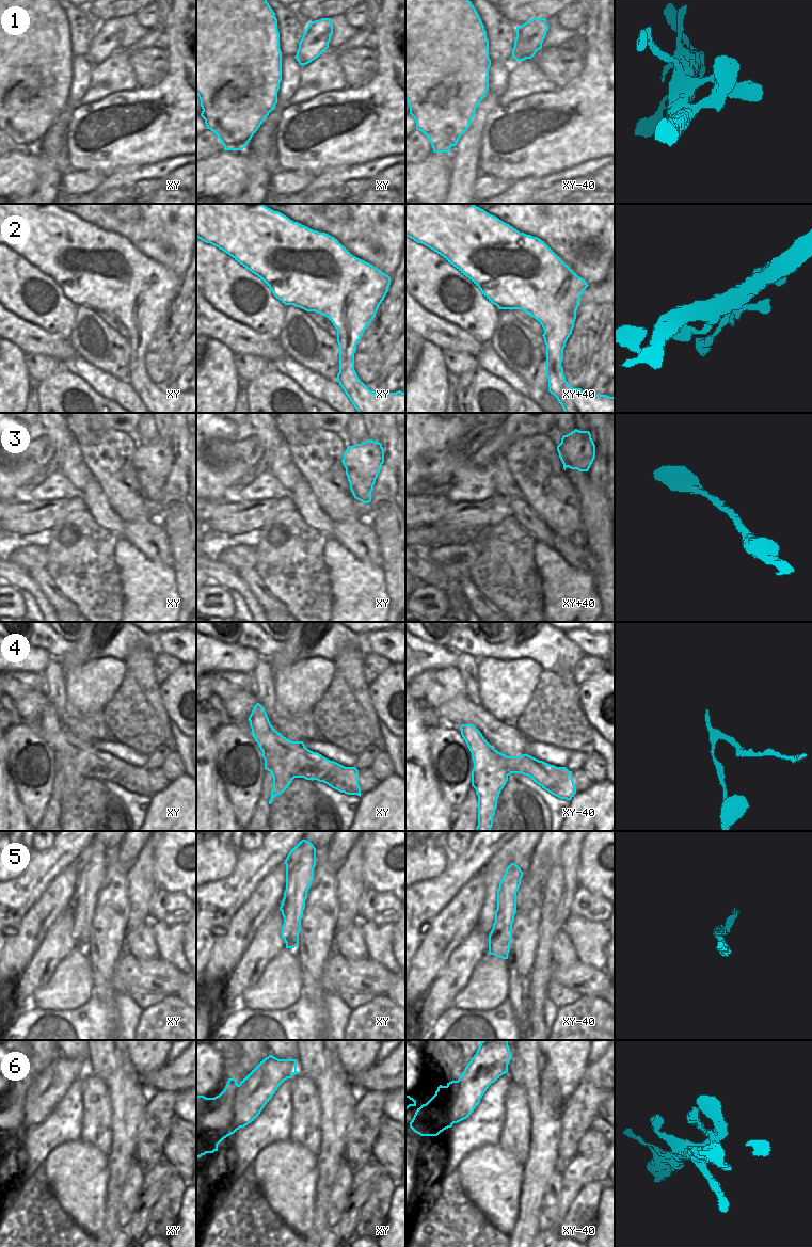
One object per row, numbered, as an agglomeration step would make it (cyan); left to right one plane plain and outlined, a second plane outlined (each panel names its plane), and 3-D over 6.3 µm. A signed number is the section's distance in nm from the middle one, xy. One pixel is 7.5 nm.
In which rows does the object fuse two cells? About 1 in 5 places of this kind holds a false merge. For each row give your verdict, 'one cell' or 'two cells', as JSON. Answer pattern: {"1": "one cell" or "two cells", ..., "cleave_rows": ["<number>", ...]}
{"1": "one cell", "2": "one cell", "3": "one cell", "4": "two cells", "5": "one cell", "6": "one cell", "cleave_rows": ["4"]}

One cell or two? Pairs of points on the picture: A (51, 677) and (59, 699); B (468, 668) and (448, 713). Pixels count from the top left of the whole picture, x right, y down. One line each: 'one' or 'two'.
A: one
B: two

